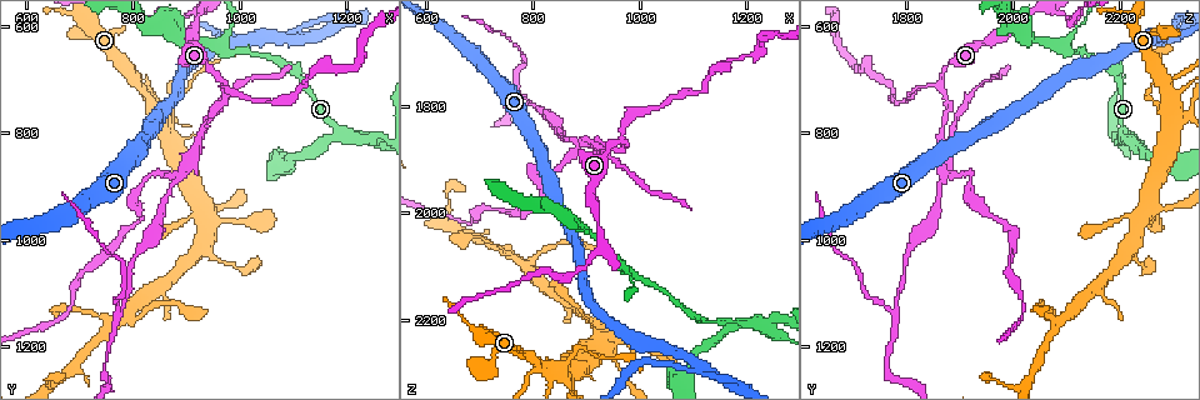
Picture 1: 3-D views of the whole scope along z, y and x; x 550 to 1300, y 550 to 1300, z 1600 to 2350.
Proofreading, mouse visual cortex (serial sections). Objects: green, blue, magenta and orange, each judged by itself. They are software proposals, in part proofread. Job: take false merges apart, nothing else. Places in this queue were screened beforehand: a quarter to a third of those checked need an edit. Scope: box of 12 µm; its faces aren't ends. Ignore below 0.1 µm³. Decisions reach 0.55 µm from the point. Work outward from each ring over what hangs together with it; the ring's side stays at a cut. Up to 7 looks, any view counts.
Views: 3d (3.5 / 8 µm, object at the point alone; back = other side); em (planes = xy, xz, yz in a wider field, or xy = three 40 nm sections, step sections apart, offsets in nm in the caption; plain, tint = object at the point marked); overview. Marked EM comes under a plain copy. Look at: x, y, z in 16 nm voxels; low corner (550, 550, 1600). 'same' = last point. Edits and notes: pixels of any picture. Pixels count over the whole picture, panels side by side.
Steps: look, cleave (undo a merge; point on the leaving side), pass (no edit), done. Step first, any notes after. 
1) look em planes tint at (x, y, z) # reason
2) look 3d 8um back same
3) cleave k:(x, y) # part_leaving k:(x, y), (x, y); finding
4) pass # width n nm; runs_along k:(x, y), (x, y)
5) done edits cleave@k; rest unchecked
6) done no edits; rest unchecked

look 3d 8um at (1090, 625, 2275) # two arms in line, one across

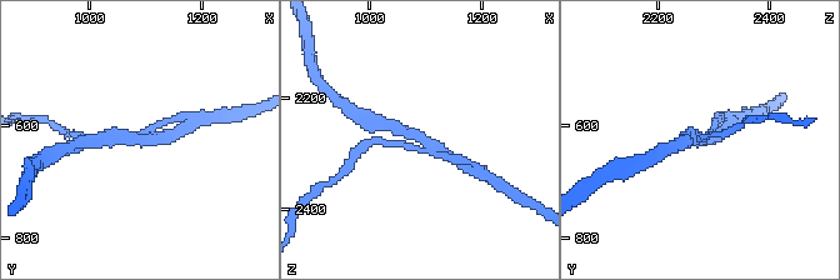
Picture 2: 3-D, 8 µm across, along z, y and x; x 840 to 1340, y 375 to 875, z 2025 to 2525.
look em xy step 2 tint at (1095, 620, 2270) # need the tissue

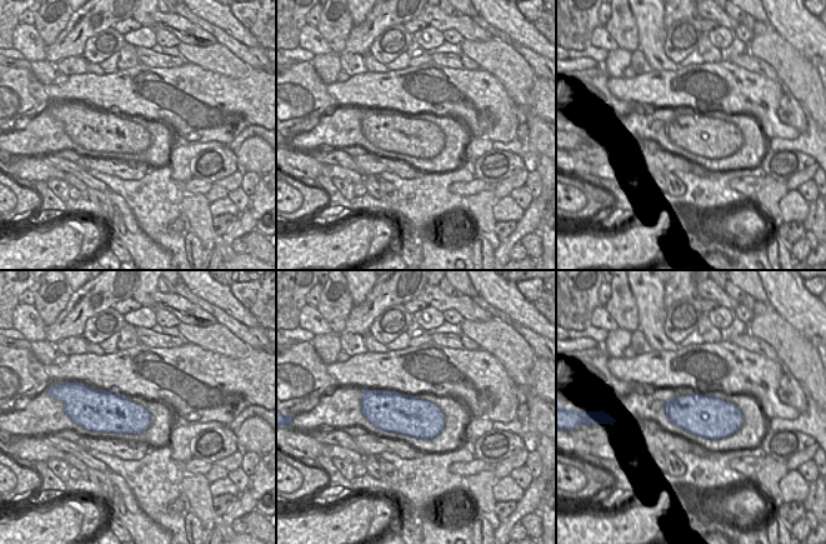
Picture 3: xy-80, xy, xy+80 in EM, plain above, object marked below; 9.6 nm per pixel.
pass # runs_along 2:(389, 125), (411, 133), (453, 159); all the same cell

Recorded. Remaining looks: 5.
look 3d 3.5um at (845, 755, 2290) # abrupt turn

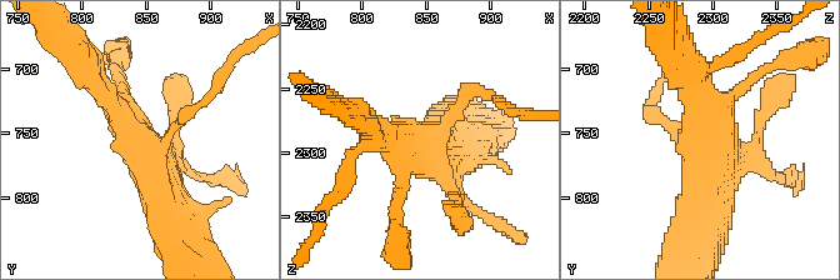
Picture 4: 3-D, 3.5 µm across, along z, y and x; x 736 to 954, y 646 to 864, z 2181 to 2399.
pass # runs_along 4:(86, 75), (144, 148), (168, 213); all the same cell

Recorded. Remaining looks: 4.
look 3d 8um at (975, 645, 2105) # branch point

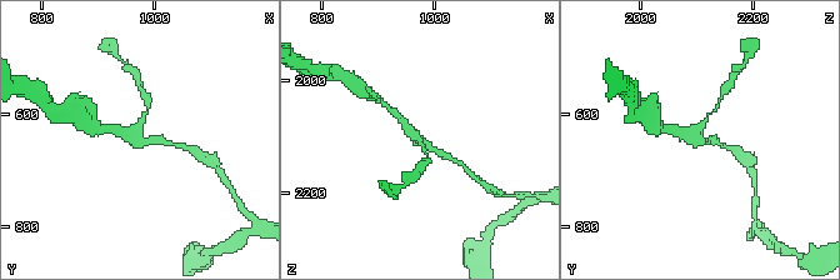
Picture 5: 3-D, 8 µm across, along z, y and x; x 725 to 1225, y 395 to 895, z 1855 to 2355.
look em xy step 1 tint at (970, 635, 2100) # arms 3; arm_widths 100, 200, 250 nm

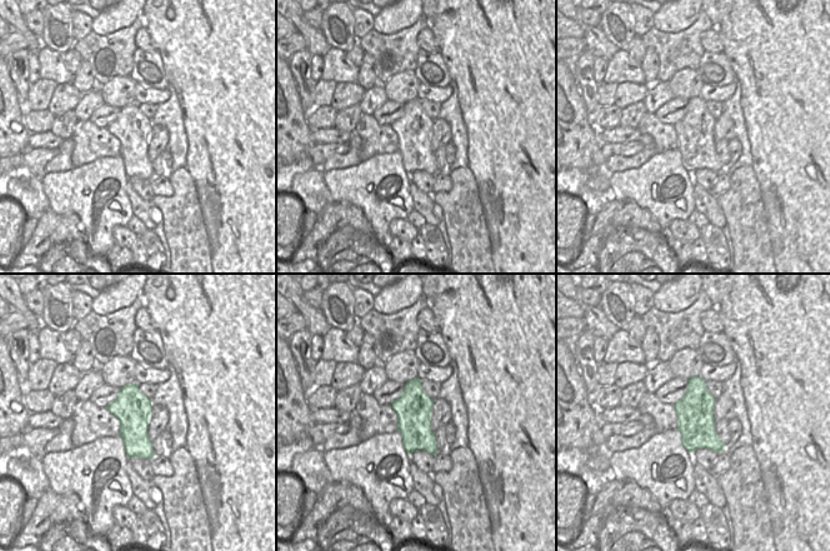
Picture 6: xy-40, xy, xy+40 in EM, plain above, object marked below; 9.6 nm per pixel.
pass # runs_along 5:(448, 156), (428, 148), (394, 113); all the same cell

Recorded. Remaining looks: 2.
done no edits; rest unchecked

